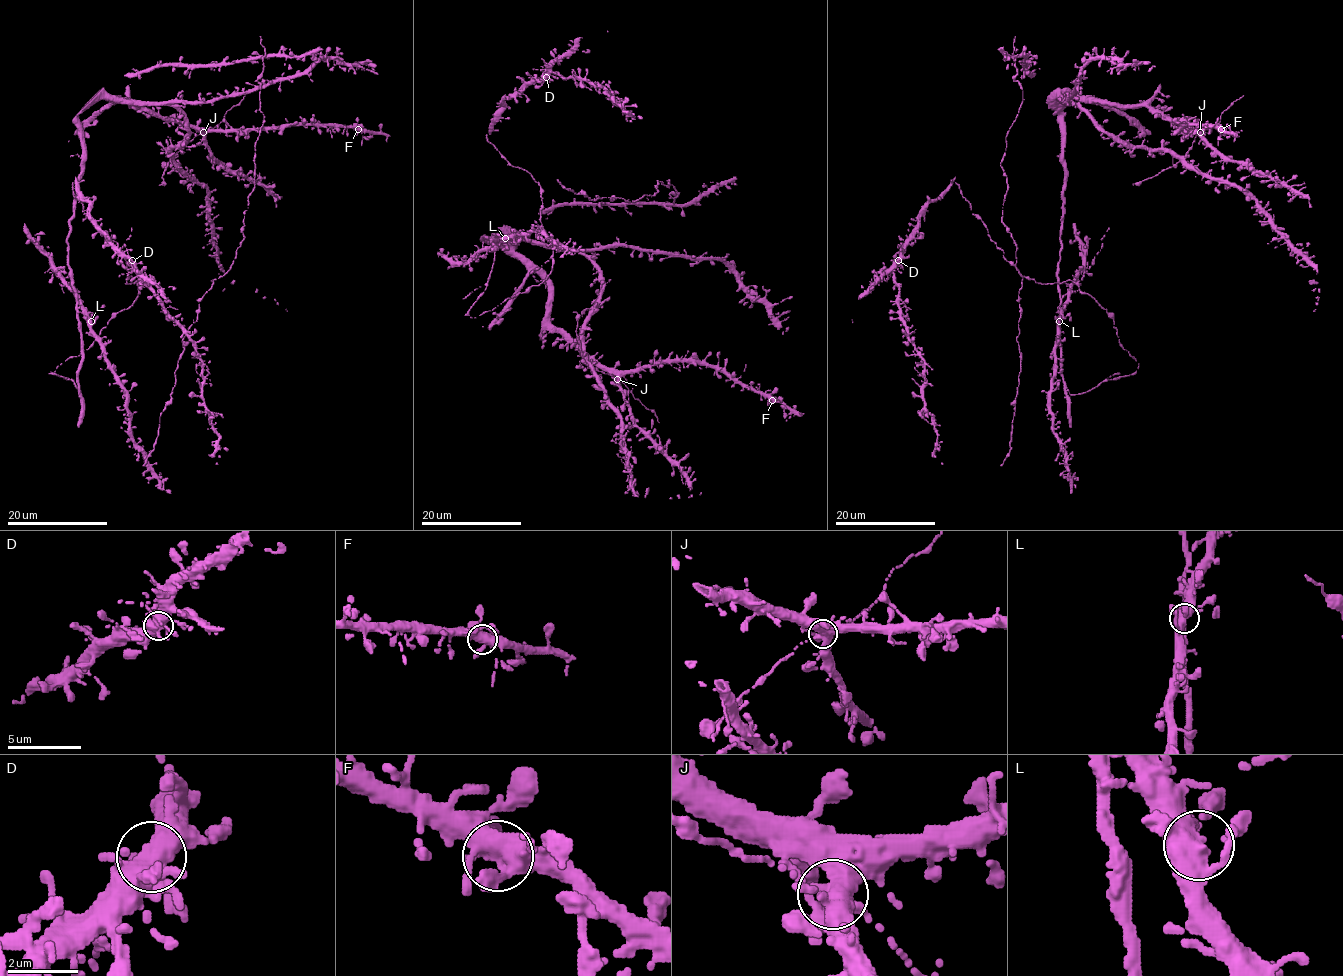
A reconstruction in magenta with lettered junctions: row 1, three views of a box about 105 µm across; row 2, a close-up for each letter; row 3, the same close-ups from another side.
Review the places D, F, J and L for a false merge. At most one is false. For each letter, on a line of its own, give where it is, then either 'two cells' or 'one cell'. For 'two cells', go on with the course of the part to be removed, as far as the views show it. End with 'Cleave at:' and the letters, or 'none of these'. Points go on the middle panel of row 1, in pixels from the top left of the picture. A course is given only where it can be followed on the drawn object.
D: (546, 77) | one cell
F: (772, 400) | one cell
J: (617, 379) | one cell
L: (505, 238) | one cell
Cleave at: none of these

